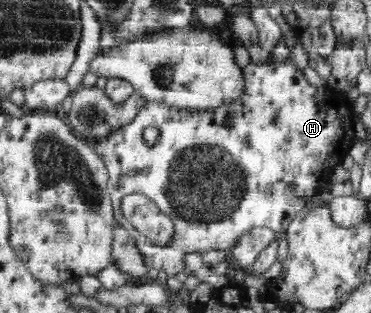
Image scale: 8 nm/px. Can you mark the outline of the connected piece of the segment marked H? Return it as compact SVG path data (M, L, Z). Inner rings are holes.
M290 62L249 63L242 70L246 76L246 89L244 95L231 105L189 110L148 101L132 123L94 144L108 171L107 190L112 200L114 219L123 217L122 199L136 193L149 197L172 221L173 234L167 244L160 245L124 219L124 226L131 231L130 235L150 271L167 270L168 275L182 277L185 253L209 249L230 251L241 235L256 226L266 226L279 236L283 235L302 211L308 196L326 190L335 168L349 153L355 138L354 111L342 91L329 85L310 85L303 69ZM149 126L160 131L158 143L154 145L149 145L143 138L143 132Z

